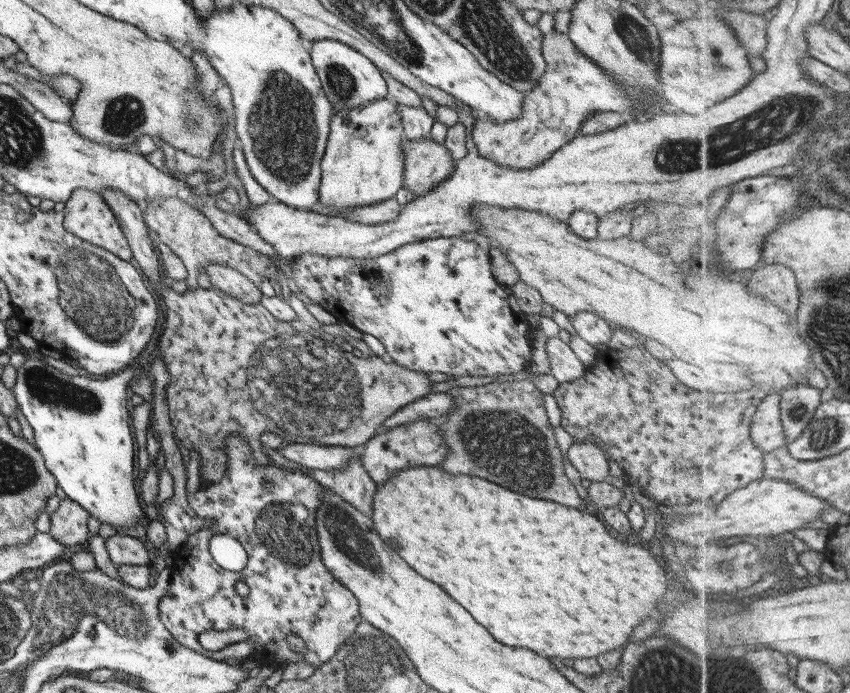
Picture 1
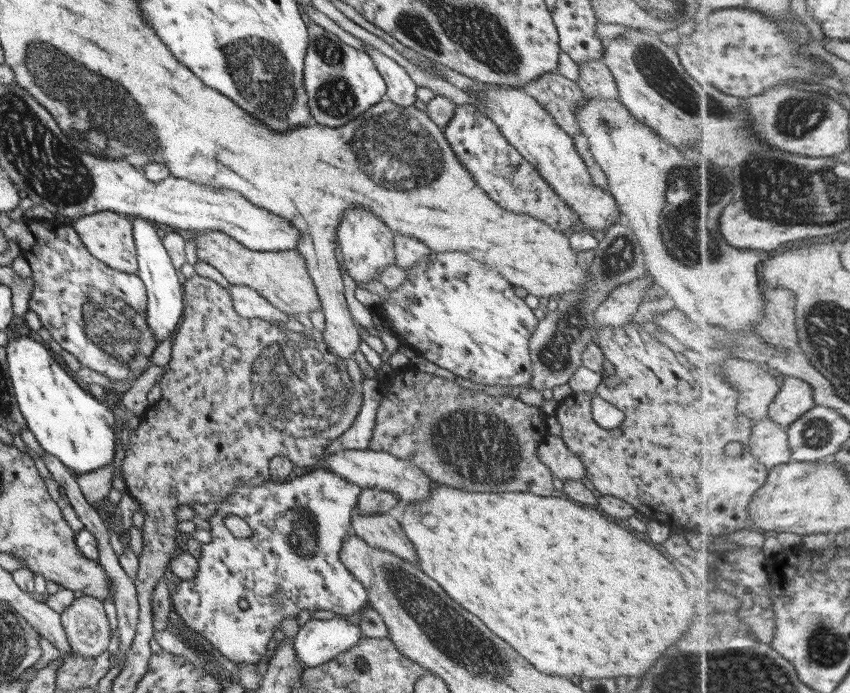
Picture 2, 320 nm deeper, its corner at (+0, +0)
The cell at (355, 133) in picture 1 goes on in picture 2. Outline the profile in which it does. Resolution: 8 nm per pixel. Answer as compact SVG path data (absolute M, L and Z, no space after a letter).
M358 206L344 212L336 232L338 259L357 286L378 280L377 273L394 264L393 237L394 232L372 212Z

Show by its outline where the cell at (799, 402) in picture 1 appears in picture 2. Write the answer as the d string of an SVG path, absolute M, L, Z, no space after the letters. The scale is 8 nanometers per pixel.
M789 376L775 400L771 403L769 416L784 427L789 427L809 409L817 406L813 388L799 378Z

